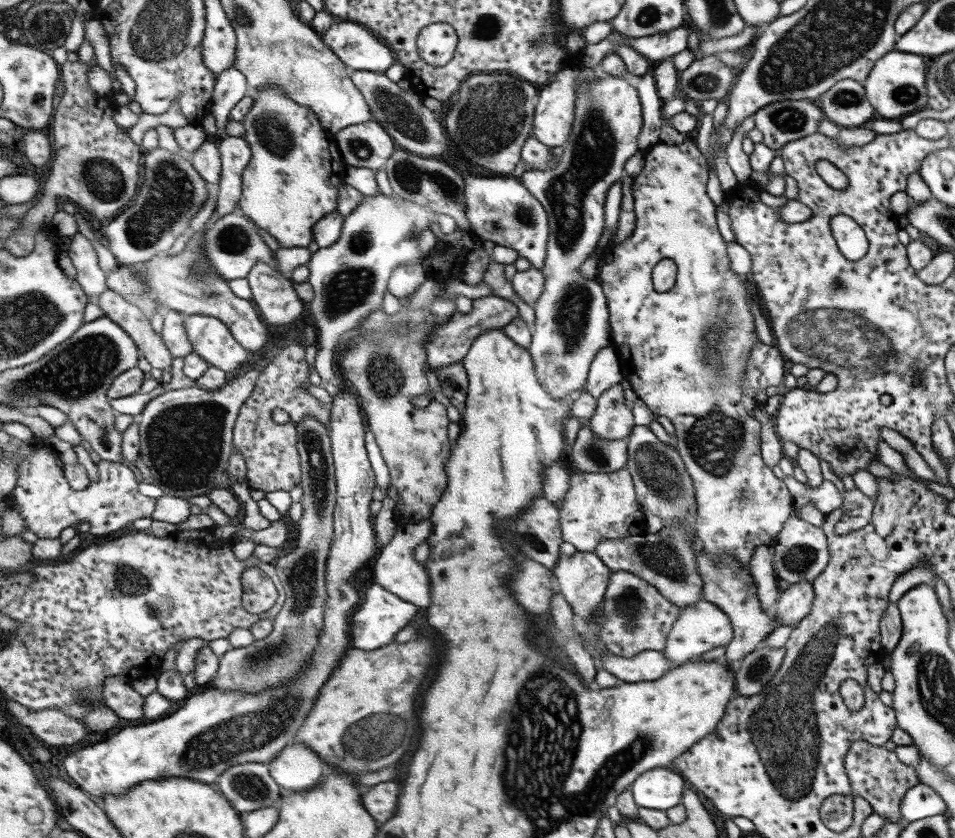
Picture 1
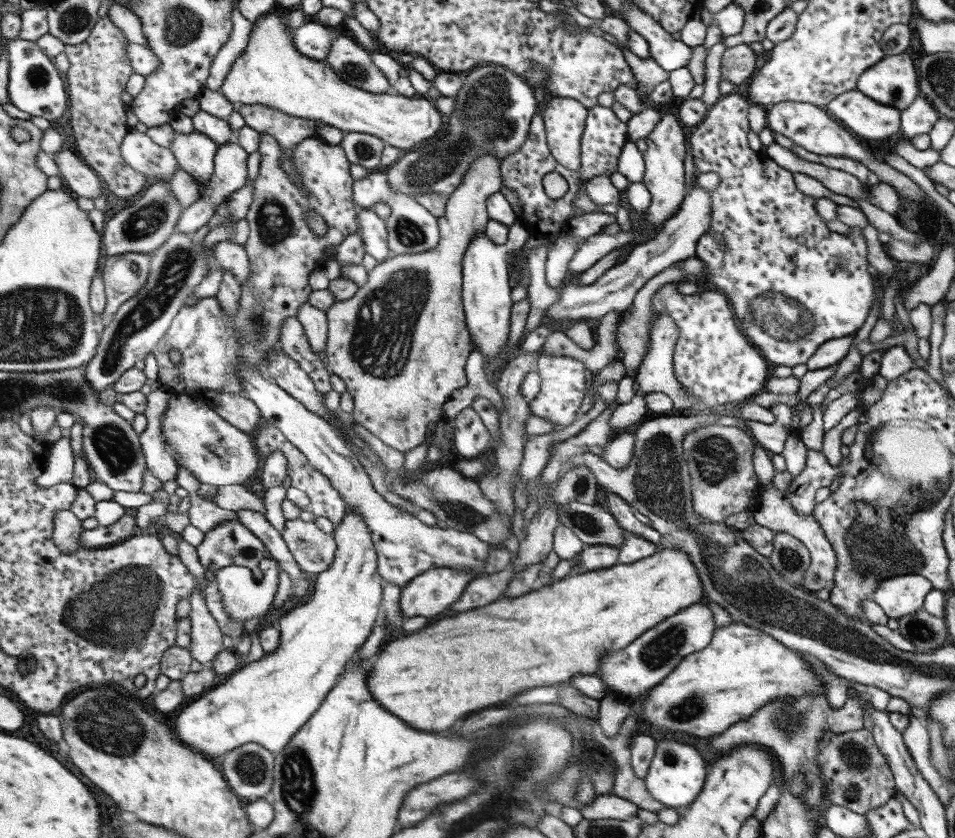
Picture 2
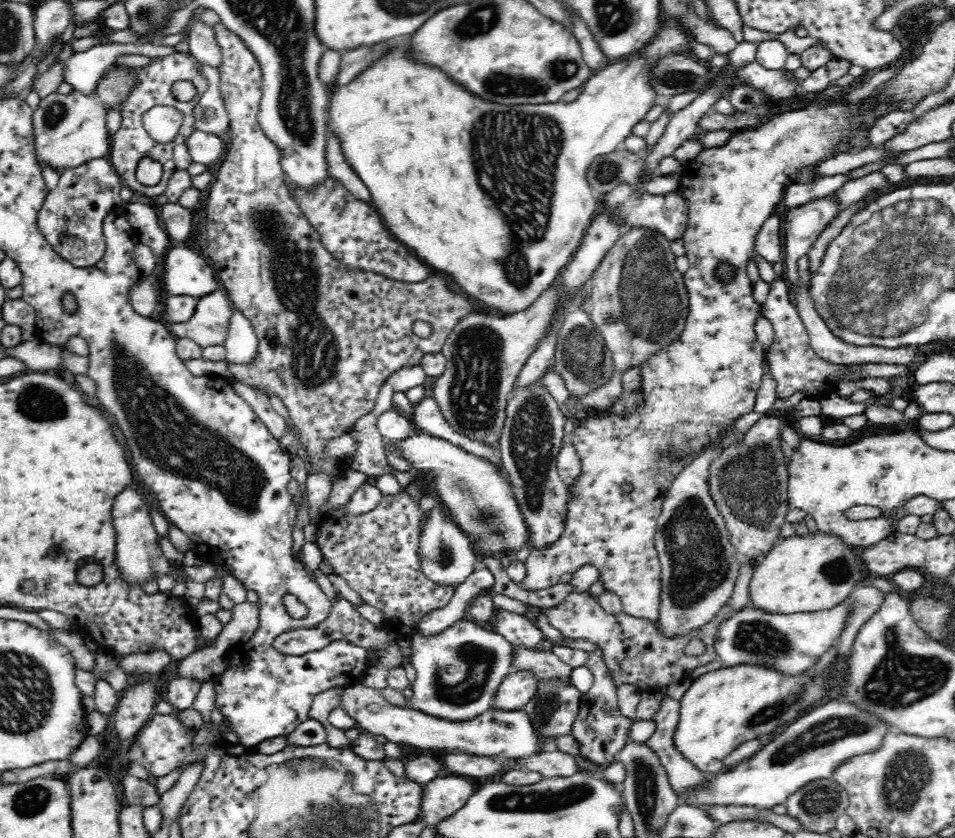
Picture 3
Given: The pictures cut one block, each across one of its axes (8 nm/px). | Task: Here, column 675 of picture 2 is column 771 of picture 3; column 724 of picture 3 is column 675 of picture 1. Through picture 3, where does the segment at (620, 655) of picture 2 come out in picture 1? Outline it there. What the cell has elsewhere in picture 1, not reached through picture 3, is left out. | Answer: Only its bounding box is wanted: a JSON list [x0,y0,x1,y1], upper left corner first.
[663,602,733,668]

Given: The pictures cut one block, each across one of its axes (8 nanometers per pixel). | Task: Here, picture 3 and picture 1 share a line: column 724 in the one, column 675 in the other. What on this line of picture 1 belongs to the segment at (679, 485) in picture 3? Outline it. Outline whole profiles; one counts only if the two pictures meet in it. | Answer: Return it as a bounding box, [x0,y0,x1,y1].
[595,520,703,610]

